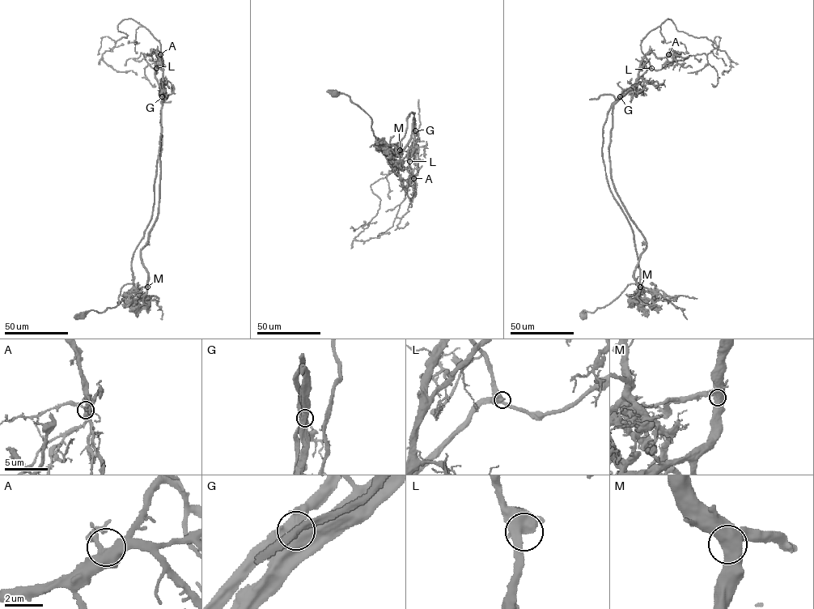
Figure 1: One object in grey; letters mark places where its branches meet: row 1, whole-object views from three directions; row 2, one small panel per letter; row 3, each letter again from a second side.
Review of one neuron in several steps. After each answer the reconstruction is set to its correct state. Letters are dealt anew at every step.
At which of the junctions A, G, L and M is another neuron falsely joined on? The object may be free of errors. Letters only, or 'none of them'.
G

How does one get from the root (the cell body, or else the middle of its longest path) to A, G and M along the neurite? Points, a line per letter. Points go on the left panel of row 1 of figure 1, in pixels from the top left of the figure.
A: (82, 314), (115, 307), (120, 288), (133, 284), (133, 254), (154, 203), (163, 82), (156, 53), (160, 54)
G: (82, 314), (115, 307), (119, 304), (120, 288), (127, 283), (133, 284), (133, 253), (151, 217), (162, 96)
M: (82, 314), (115, 307), (119, 304), (120, 288), (127, 283), (134, 288), (147, 287)

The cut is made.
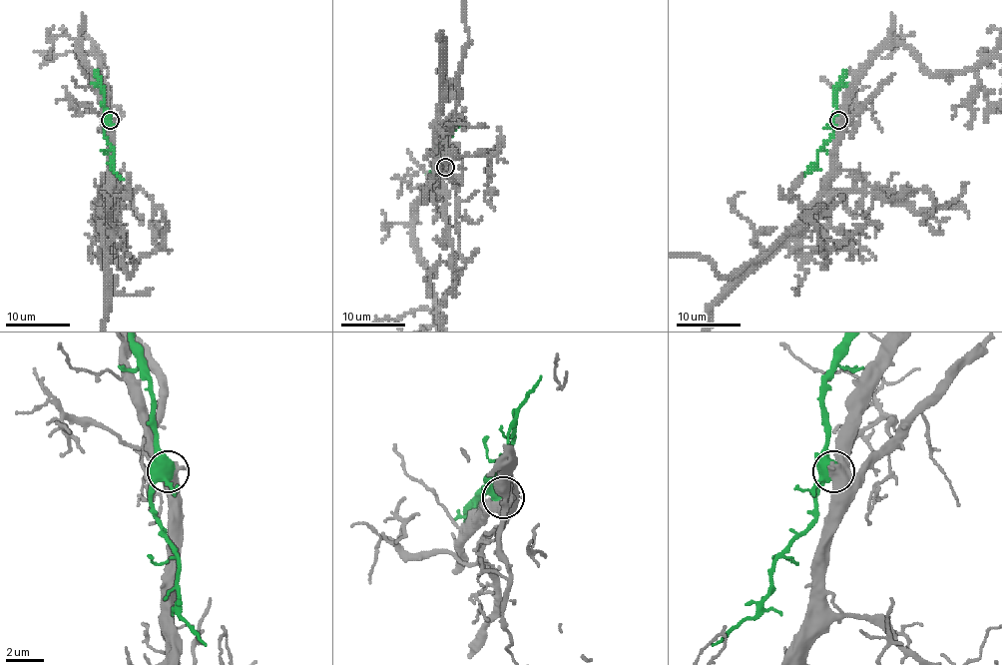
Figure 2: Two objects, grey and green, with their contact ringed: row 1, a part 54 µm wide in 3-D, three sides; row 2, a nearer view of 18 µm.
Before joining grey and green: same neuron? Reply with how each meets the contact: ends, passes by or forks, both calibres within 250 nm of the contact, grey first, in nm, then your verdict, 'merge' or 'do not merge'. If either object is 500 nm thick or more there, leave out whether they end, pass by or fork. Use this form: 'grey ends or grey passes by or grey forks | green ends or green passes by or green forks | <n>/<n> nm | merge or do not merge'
650/500 nm | do not merge

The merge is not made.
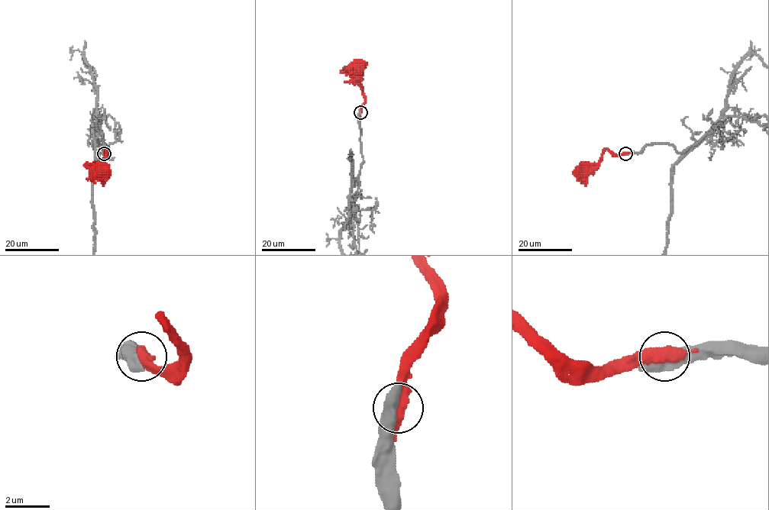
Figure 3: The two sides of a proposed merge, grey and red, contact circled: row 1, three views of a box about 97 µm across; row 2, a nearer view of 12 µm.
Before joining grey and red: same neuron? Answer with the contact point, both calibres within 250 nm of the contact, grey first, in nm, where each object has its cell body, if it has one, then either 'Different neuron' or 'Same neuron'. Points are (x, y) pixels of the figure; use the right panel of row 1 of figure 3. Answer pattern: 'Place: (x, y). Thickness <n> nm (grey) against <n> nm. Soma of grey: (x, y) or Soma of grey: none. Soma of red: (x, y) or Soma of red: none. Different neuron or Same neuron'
Place: (625, 153). Thickness 550 nm (grey) against 500 nm. Soma of grey: none. Soma of red: (581, 172). Different neuron

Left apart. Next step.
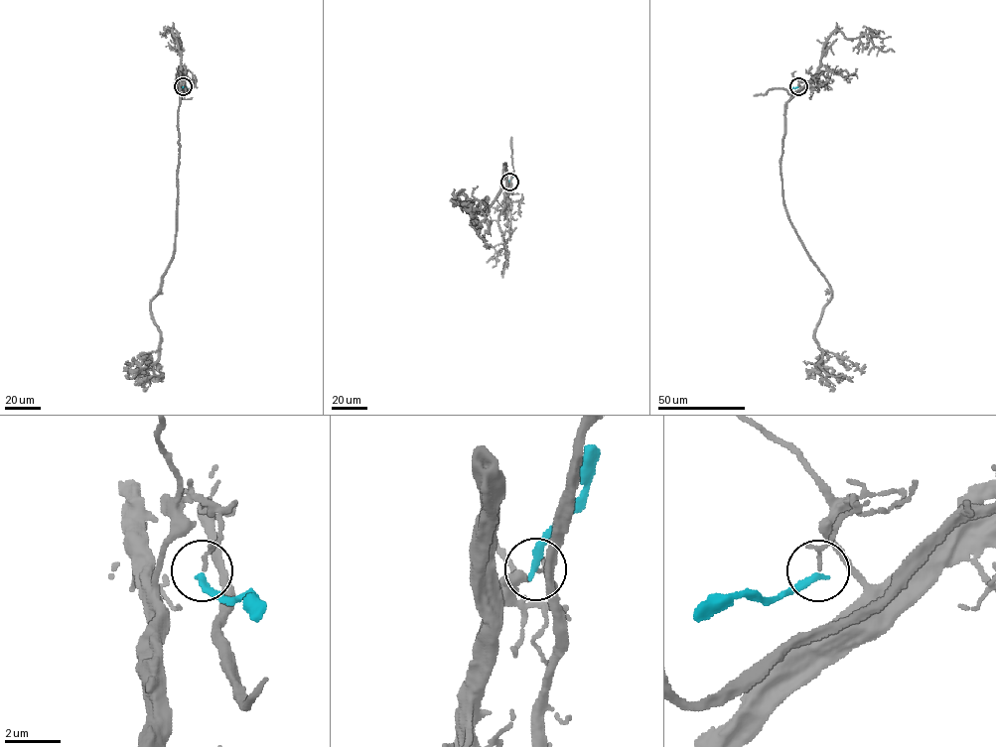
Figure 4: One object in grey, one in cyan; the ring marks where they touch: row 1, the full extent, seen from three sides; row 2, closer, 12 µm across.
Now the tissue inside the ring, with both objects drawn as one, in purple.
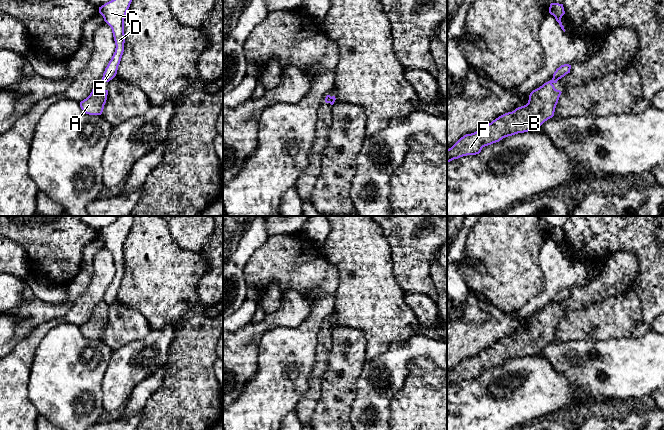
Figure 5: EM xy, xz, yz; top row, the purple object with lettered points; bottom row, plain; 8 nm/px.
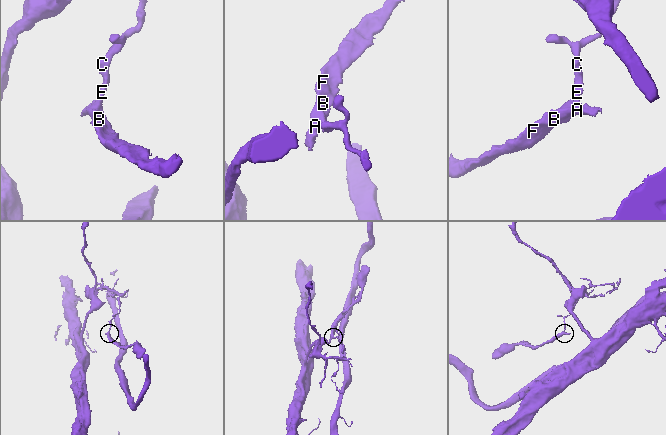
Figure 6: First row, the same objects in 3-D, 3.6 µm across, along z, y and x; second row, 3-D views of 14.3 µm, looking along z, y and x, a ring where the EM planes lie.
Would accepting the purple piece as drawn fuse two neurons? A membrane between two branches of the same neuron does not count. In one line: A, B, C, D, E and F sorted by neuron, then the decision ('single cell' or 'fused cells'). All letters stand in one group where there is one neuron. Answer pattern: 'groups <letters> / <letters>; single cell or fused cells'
groups A B F / C D E; fused cells

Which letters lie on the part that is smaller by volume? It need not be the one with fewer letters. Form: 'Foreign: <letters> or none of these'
Foreign: A, B, F

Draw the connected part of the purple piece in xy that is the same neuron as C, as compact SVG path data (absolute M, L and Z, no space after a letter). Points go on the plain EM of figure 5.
M120 216L115 223L99 231L99 237L112 253L116 269L115 276L103 297L102 302L106 306L109 306L116 300L118 290L124 276L124 243L132 226L133 220L134 216Z

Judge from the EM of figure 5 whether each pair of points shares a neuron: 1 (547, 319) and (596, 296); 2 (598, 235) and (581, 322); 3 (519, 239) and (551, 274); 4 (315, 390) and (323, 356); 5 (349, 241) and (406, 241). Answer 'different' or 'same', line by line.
1: same
2: same
3: different
4: same
5: different

